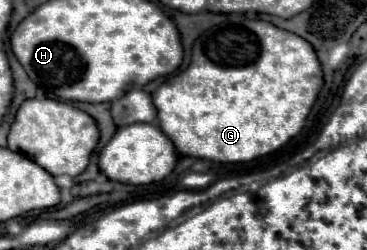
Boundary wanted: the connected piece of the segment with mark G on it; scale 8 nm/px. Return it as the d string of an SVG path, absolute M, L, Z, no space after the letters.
M237 16L231 24L213 28L213 30L201 34L195 40L193 54L191 54L191 64L183 72L179 72L173 78L169 78L165 84L161 84L153 92L153 104L157 108L159 128L169 136L169 140L173 140L173 144L175 144L179 155L207 158L211 162L251 162L255 158L261 158L261 156L267 156L267 154L279 150L293 136L297 136L301 132L301 128L303 128L303 124L307 120L307 114L311 112L311 106L315 104L315 100L319 96L321 86L323 86L323 70L321 70L321 64L317 60L317 54L315 54L313 46L307 40L303 40L301 36L297 36L293 32L287 32L287 30L281 30L281 28L273 26L271 22L265 22L265 20L247 20L247 18Z

